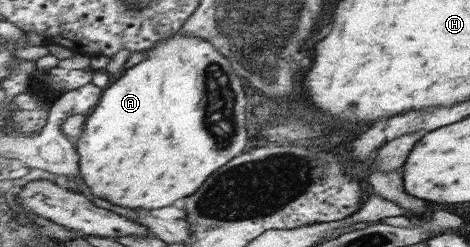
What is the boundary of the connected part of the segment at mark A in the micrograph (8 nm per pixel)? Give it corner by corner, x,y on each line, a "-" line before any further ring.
183,32
175,37
169,38
153,46
151,50
143,51
147,58
134,67
125,71
120,78
111,83
104,89
103,96
94,111
88,116
85,123
83,135
75,144
79,156
81,156
81,176
85,178
90,192
109,200
111,204
125,206
125,208
165,208
175,204
177,200
183,200
193,196
205,184
213,173
216,173
221,167
237,158
239,154
245,152
245,146
249,142
249,132
247,132
247,94
243,88
241,78
235,74
234,67
229,64
225,54
223,54
212,43
205,40
184,36

